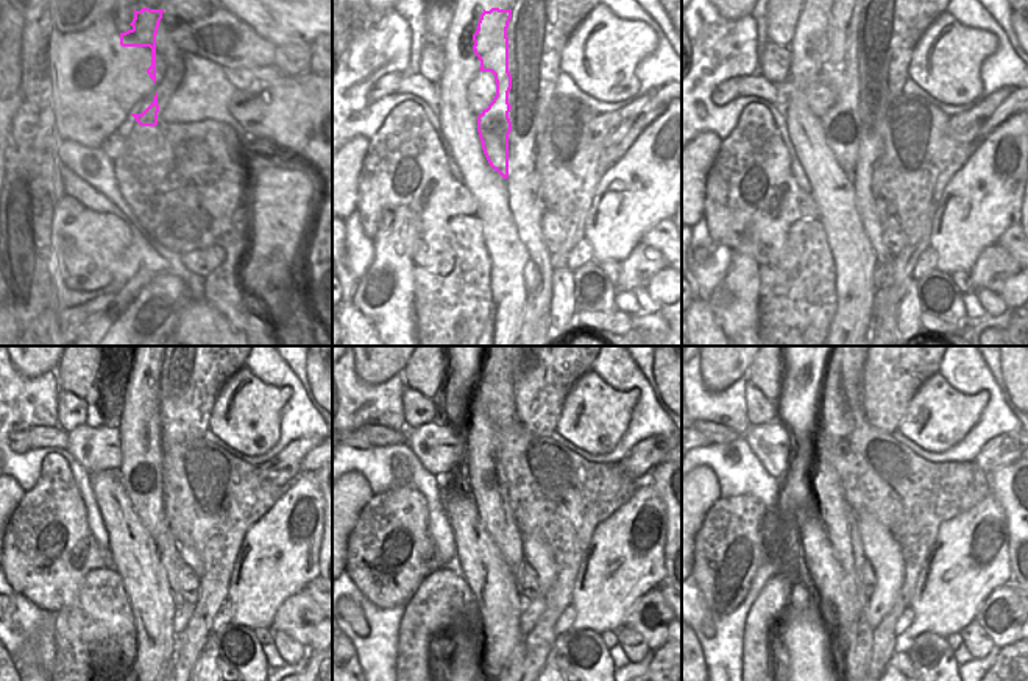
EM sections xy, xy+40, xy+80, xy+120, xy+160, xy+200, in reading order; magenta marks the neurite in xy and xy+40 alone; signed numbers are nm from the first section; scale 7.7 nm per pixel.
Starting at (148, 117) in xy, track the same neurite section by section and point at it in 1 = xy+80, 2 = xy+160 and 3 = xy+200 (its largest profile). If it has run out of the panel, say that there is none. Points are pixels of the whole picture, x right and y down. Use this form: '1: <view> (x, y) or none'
1: xy+80 (843, 128)
2: xy+160 (481, 469)
3: xy+200 (840, 519)

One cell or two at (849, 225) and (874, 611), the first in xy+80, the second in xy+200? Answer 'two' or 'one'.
two

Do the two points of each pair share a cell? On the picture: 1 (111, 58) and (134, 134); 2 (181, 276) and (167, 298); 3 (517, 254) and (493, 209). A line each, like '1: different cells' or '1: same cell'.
1: different cells
2: different cells
3: same cell

